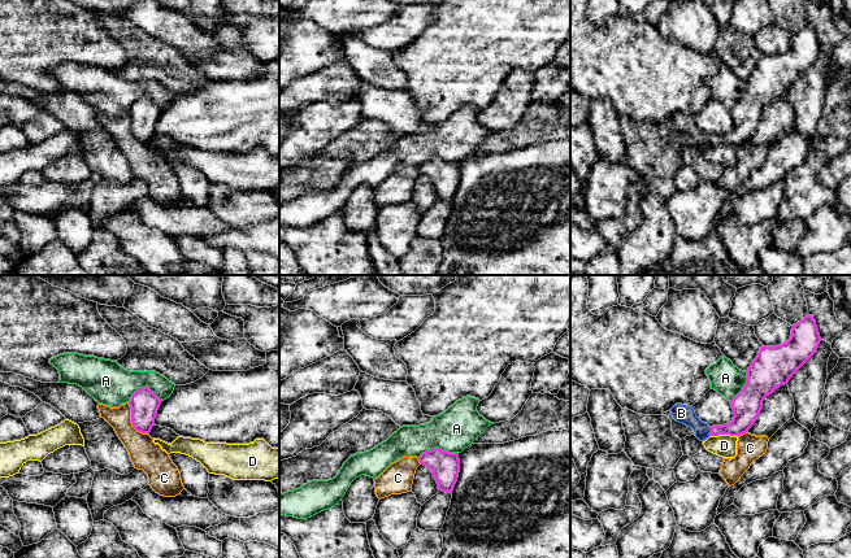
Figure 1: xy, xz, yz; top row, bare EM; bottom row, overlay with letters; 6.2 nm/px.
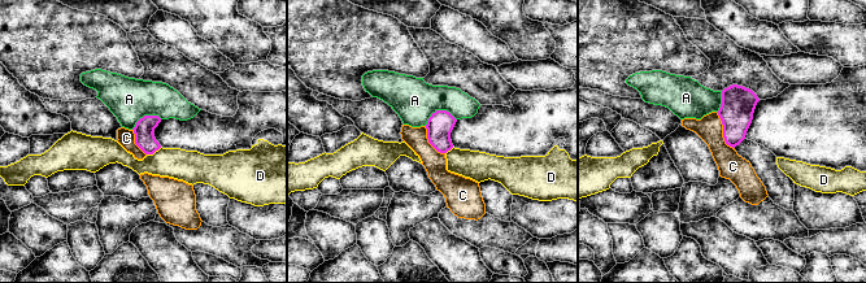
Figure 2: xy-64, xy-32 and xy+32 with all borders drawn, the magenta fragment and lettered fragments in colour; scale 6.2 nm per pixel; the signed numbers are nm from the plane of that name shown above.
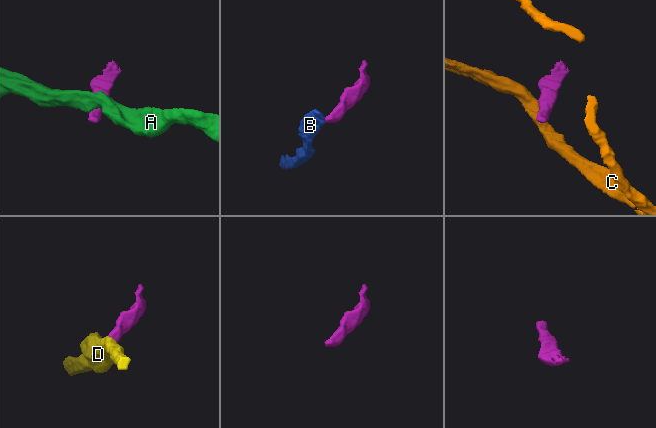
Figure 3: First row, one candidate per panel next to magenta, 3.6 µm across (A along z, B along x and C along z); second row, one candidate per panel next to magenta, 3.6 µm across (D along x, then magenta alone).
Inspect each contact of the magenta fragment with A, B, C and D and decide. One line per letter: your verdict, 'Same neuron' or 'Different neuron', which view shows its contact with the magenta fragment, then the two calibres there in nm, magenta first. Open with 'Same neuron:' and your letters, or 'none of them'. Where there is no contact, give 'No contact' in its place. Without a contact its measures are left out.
Same neuron: none of them
A: Different neuron. Touches magenta in xz. Thickness 180 nm (magenta) against 260 nm
B: Different neuron. Touches magenta in yz. Thickness 160 nm (magenta) against 110 nm
C: Different neuron. Touches magenta in xy. Thickness 180 nm (magenta) against 190 nm
D: Different neuron. Touches magenta in yz. Thickness 180 nm (magenta) against 140 nm

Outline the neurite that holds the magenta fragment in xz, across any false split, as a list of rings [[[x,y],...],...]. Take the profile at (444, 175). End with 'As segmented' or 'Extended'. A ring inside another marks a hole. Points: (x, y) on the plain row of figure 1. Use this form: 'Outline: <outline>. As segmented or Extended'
Outline: [[[434,157],[422,162],[418,170],[431,179],[439,200],[452,202],[460,182],[459,162],[450,162]]]. As segmented

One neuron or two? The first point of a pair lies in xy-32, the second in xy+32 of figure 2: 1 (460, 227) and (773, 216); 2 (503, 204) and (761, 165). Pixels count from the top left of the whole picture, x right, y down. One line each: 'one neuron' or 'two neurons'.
1: one neuron
2: one neuron

